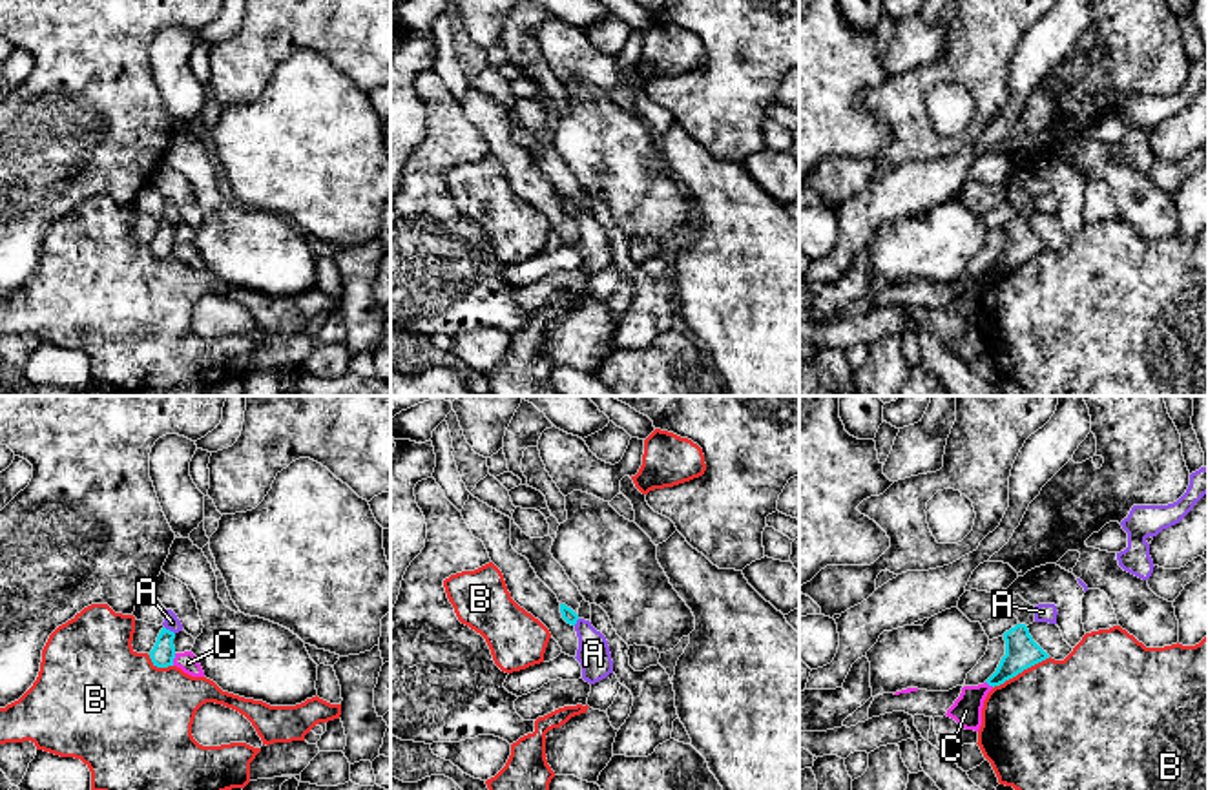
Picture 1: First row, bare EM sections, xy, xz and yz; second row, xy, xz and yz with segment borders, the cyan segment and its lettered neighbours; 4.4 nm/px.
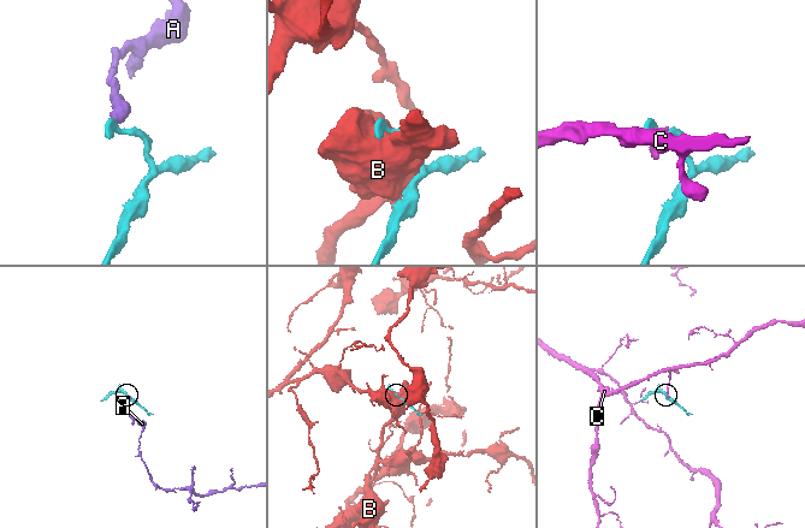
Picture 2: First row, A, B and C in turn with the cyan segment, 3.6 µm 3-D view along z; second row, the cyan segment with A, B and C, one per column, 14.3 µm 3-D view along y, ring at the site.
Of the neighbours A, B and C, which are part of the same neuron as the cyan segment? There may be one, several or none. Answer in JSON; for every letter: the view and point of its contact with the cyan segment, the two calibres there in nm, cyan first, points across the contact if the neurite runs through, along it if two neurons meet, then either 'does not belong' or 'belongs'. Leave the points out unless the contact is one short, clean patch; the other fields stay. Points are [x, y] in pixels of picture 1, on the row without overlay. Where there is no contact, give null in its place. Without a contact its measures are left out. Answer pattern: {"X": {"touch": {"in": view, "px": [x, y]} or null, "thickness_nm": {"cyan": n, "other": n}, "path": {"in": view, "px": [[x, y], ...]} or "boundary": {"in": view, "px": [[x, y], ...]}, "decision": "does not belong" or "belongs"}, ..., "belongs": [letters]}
{"A": {"touch": {"in": "xy", "px": [168, 221]}, "thickness_nm": {"cyan": 110, "other": 70}, "boundary": {"in": "xy", "px": [[165, 218], [174, 225]]}, "decision": "does not belong"}, "B": {"touch": {"in": "yz", "px": [1020, 263]}, "thickness_nm": {"cyan": 150, "other": 500}, "decision": "does not belong"}, "C": {"touch": {"in": "xy", "px": [174, 249]}, "thickness_nm": {"cyan": 110, "other": 90}, "boundary": {"in": "xy", "px": [[176, 245], [172, 256]]}, "decision": "does not belong"}, "belongs": []}

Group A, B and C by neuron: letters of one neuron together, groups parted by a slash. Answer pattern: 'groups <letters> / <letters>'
groups A / B / C

